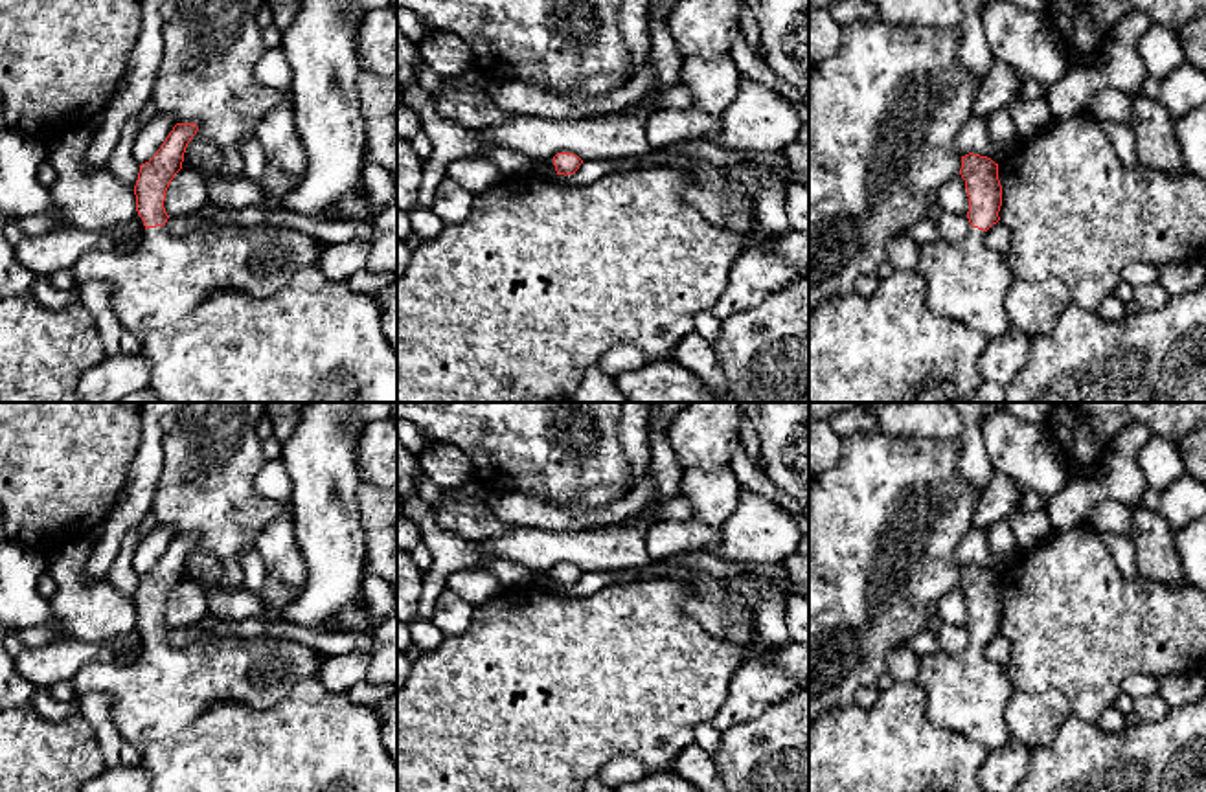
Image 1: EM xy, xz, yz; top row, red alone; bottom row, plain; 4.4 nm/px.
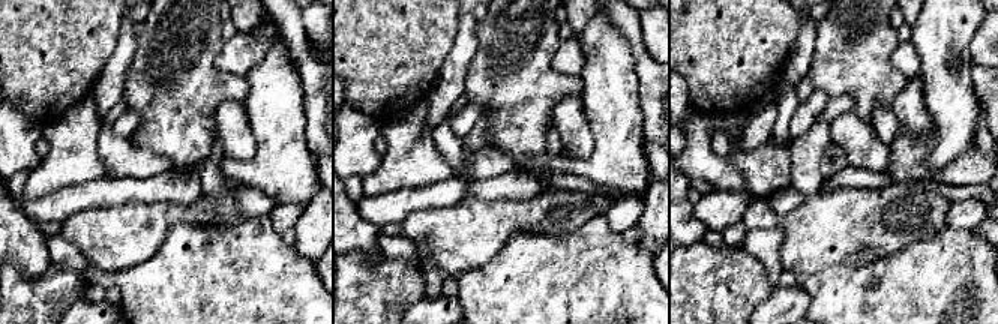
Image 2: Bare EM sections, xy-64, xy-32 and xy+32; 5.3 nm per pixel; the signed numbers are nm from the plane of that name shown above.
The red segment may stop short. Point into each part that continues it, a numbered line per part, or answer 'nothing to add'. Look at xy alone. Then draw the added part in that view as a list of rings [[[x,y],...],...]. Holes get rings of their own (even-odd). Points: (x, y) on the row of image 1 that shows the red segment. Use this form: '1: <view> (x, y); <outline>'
1: xy (166, 278); [[[263,224],[186,237],[173,237],[165,226],[156,226],[145,230],[136,250],[90,250],[70,270],[77,287],[88,281],[112,283],[112,309],[119,323],[143,336],[191,314],[213,292],[246,292],[263,300],[287,287],[300,270],[320,265],[322,250],[318,239],[283,226]]]

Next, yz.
1: yz (967, 282); [[[971,226],[967,237],[956,244],[943,239],[921,244],[917,248],[916,272],[925,281],[925,296],[930,311],[956,320],[987,338],[995,338],[1011,329],[1006,298],[1015,277],[1006,263],[1006,255],[987,248],[984,237],[984,230]]]

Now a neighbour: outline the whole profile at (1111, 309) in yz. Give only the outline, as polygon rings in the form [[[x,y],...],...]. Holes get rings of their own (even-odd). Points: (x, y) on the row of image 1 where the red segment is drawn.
[[[1116,296],[1107,298],[1099,307],[1098,307],[1098,316],[1101,316],[1105,322],[1121,322],[1127,312],[1125,312],[1125,303],[1120,301]]]

